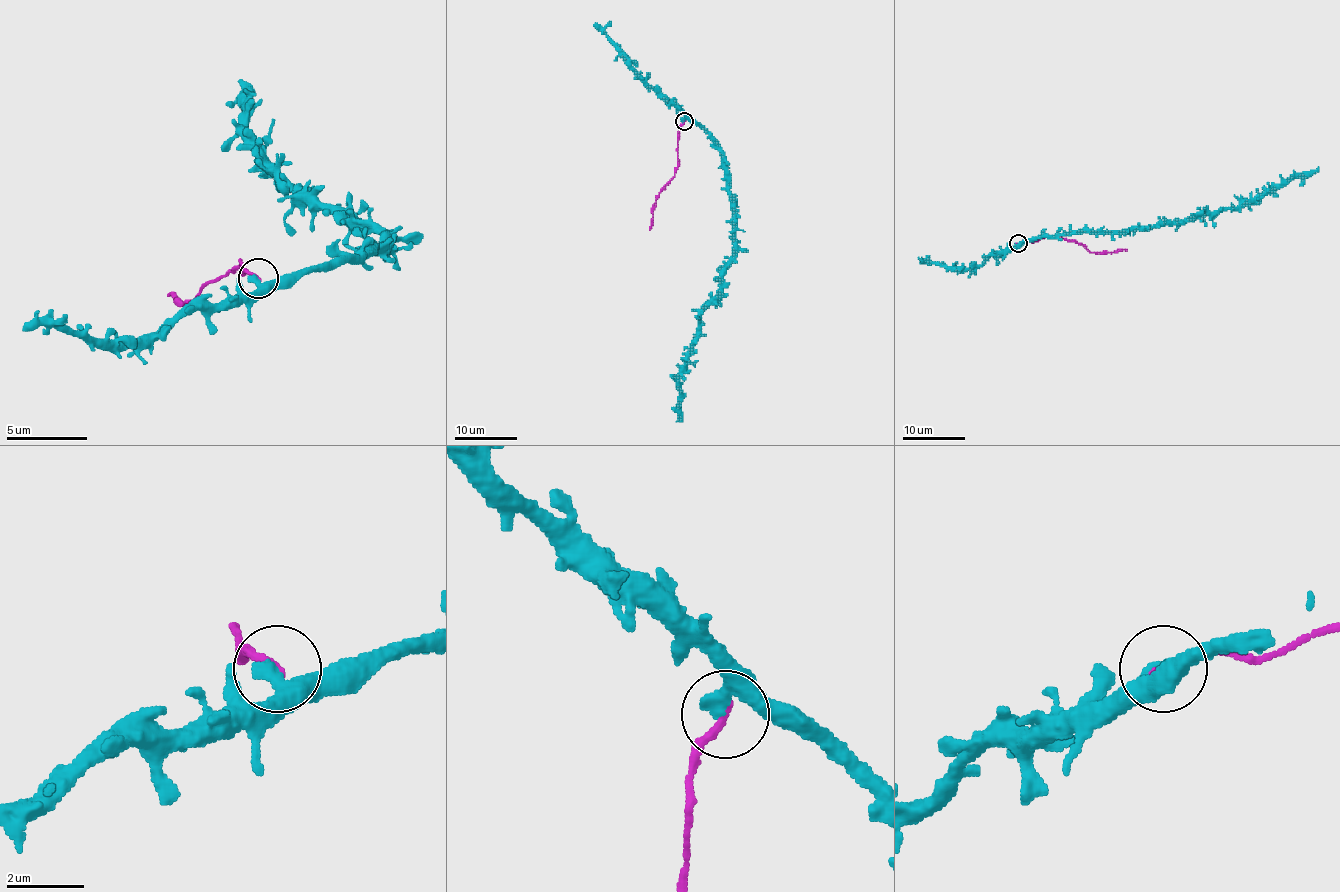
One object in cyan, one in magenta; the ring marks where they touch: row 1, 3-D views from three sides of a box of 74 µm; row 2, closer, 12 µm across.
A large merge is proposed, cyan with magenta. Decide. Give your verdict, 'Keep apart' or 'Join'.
Keep apart

